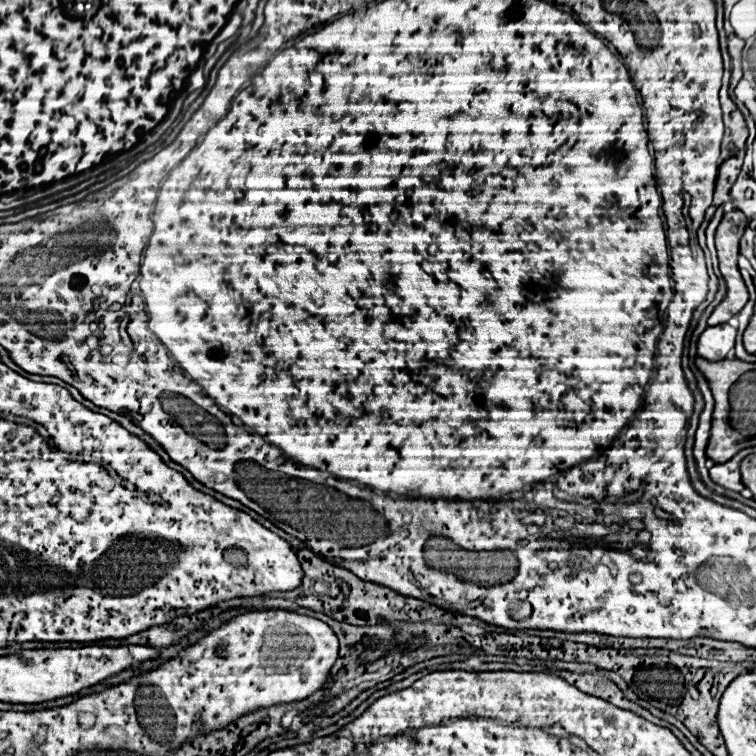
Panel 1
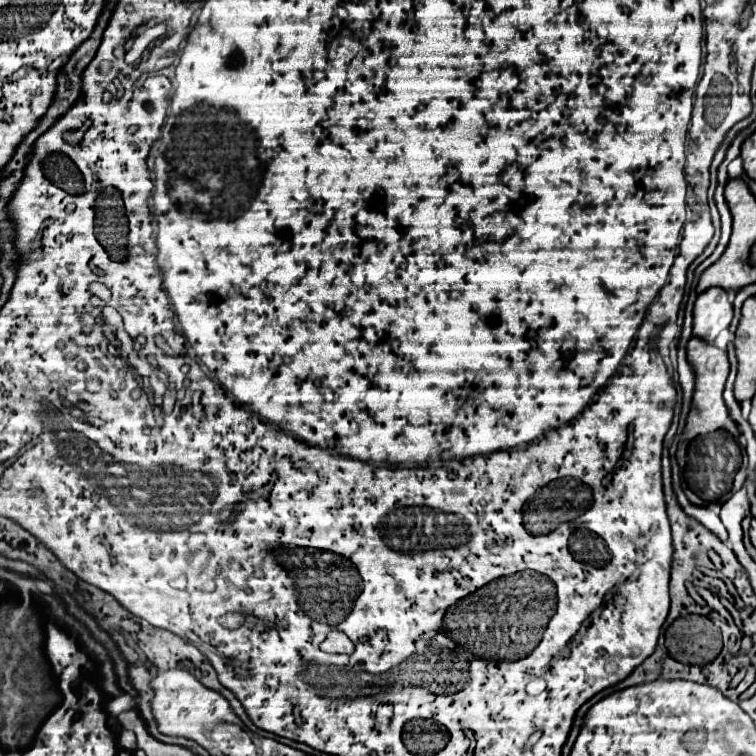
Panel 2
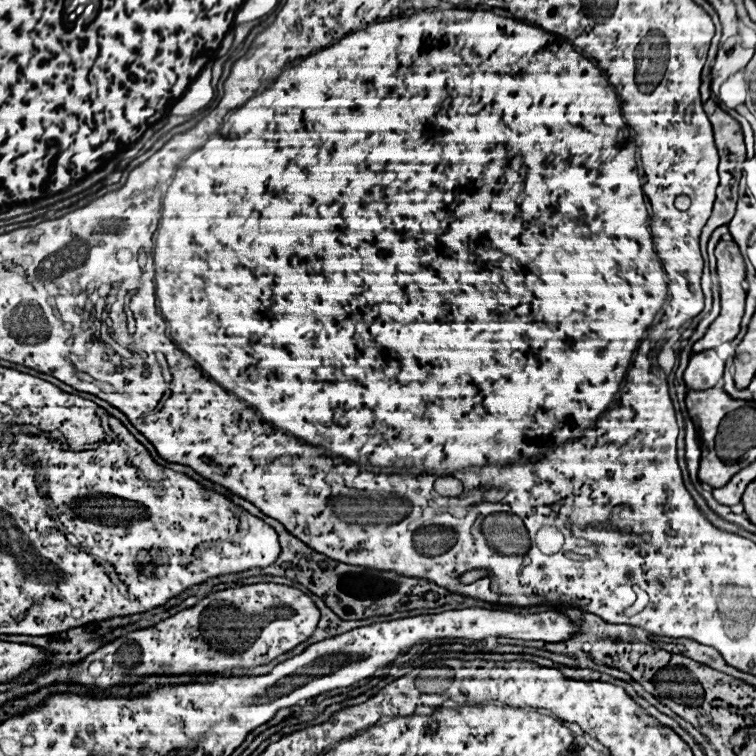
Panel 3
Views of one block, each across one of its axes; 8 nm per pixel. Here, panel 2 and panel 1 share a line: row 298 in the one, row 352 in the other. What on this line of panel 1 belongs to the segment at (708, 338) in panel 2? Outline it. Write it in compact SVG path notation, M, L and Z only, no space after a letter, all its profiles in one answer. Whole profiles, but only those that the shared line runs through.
M730 324L710 326L706 328L698 338L698 356L708 362L720 362L728 358L730 350L734 348L736 328Z

